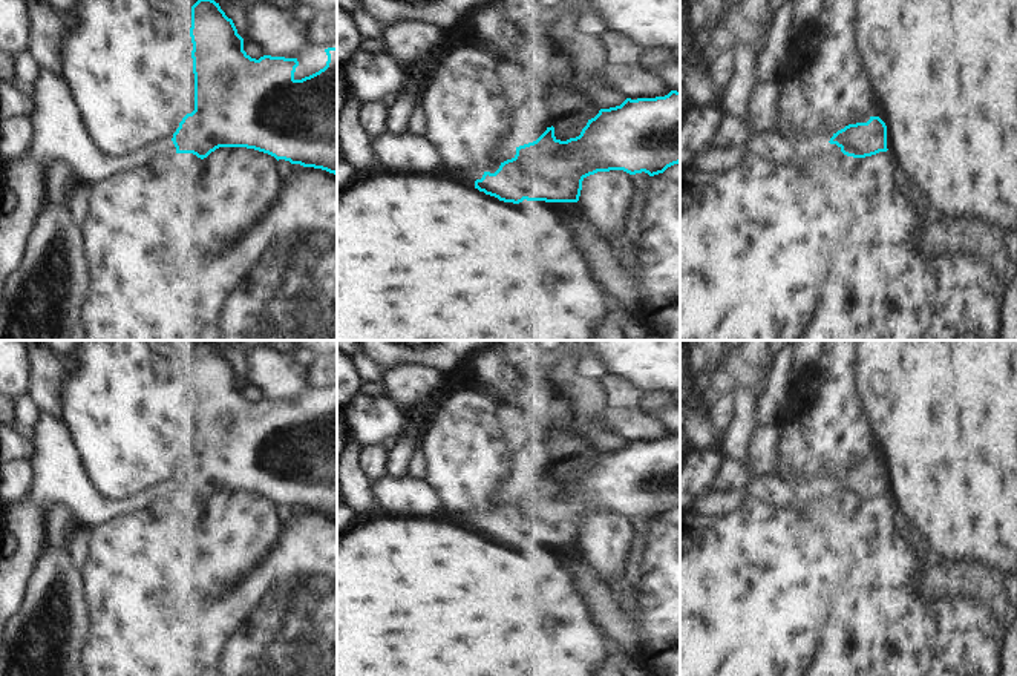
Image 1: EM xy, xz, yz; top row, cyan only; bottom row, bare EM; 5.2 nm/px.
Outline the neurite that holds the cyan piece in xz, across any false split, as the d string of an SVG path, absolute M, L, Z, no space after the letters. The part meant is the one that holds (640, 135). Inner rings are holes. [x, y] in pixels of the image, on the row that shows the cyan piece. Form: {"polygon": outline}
{"polygon": "M671 90L665 97L626 98L620 106L600 109L588 120L580 135L561 141L554 127L533 143L516 147L512 159L501 162L495 173L484 172L475 181L475 189L504 202L527 201L577 202L582 181L597 172L623 170L629 175L663 173L680 162L680 92Z"}

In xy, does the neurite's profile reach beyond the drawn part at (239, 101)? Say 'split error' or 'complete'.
complete

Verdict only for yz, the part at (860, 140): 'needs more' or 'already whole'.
already whole

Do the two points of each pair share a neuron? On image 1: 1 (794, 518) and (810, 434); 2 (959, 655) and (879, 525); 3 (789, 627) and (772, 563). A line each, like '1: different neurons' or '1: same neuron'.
1: different neurons
2: same neuron
3: same neuron

